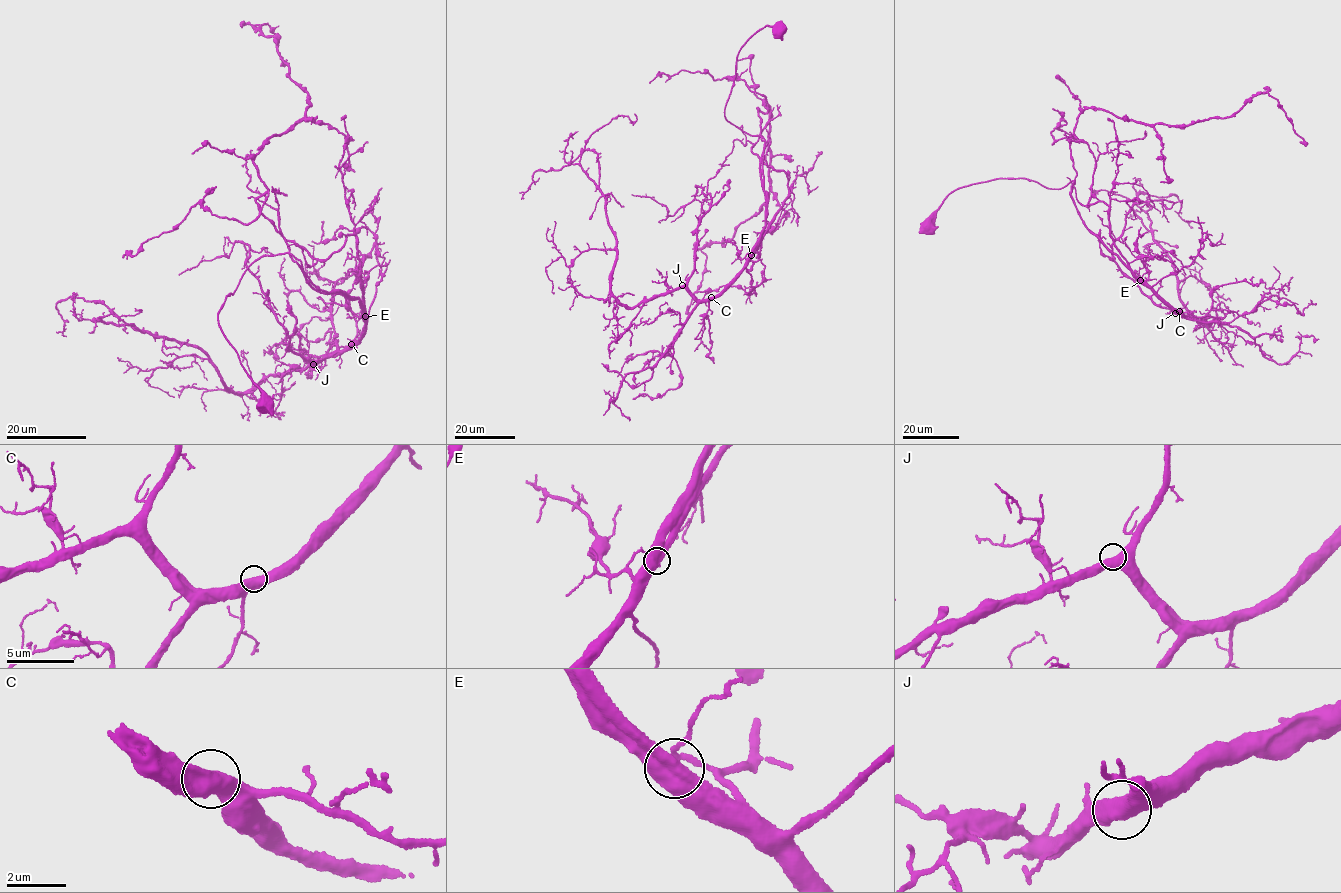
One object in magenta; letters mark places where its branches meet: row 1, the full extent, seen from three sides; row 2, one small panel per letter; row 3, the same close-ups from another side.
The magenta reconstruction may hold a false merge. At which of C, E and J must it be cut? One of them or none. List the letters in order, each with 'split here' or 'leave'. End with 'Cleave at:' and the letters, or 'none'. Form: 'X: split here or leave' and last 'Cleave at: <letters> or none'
C: leave
E: leave
J: leave
Cleave at: none

